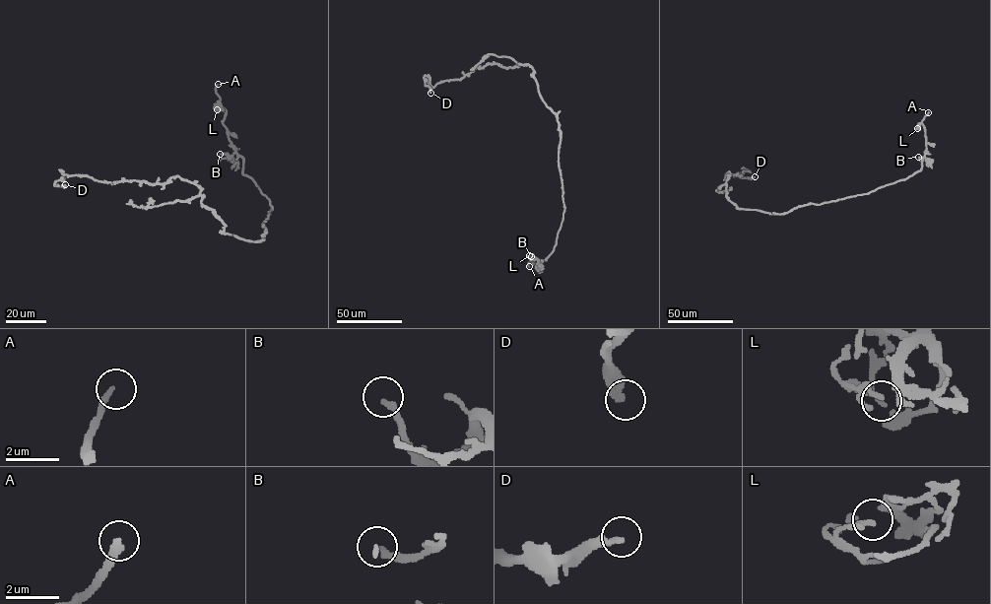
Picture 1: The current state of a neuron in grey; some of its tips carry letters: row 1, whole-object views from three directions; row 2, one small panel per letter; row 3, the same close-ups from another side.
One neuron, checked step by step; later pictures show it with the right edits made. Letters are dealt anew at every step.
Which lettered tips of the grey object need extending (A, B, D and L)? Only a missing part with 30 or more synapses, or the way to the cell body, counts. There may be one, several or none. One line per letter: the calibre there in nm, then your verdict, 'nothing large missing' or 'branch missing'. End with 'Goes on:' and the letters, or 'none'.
A: 240 nm thick; branch missing
B: 200 nm thick; nothing large missing
D: 300 nm thick; nothing large missing
L: 140 nm thick; nothing large missing
Goes on: A

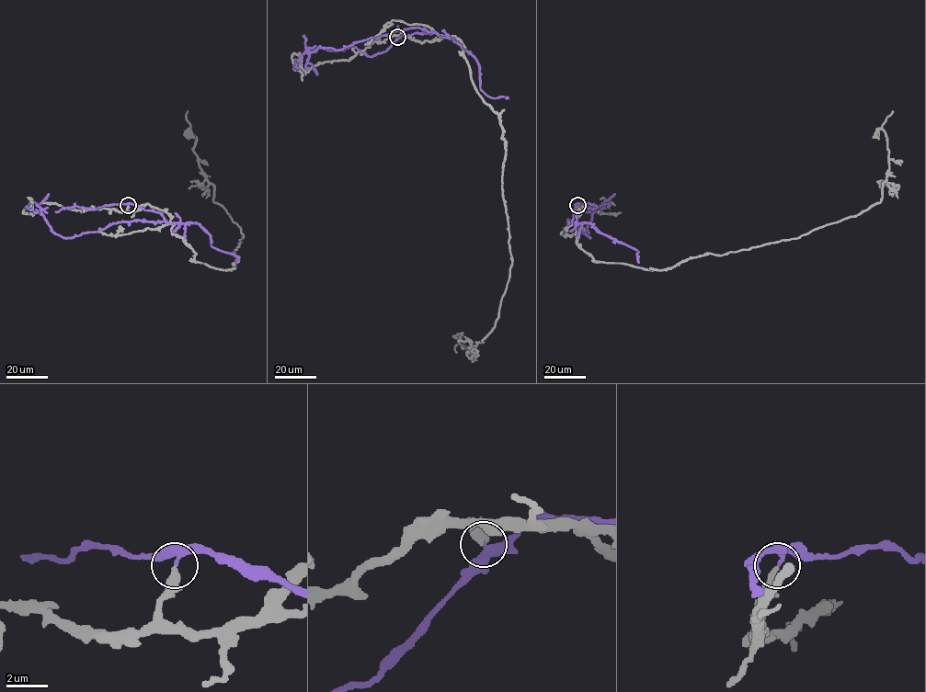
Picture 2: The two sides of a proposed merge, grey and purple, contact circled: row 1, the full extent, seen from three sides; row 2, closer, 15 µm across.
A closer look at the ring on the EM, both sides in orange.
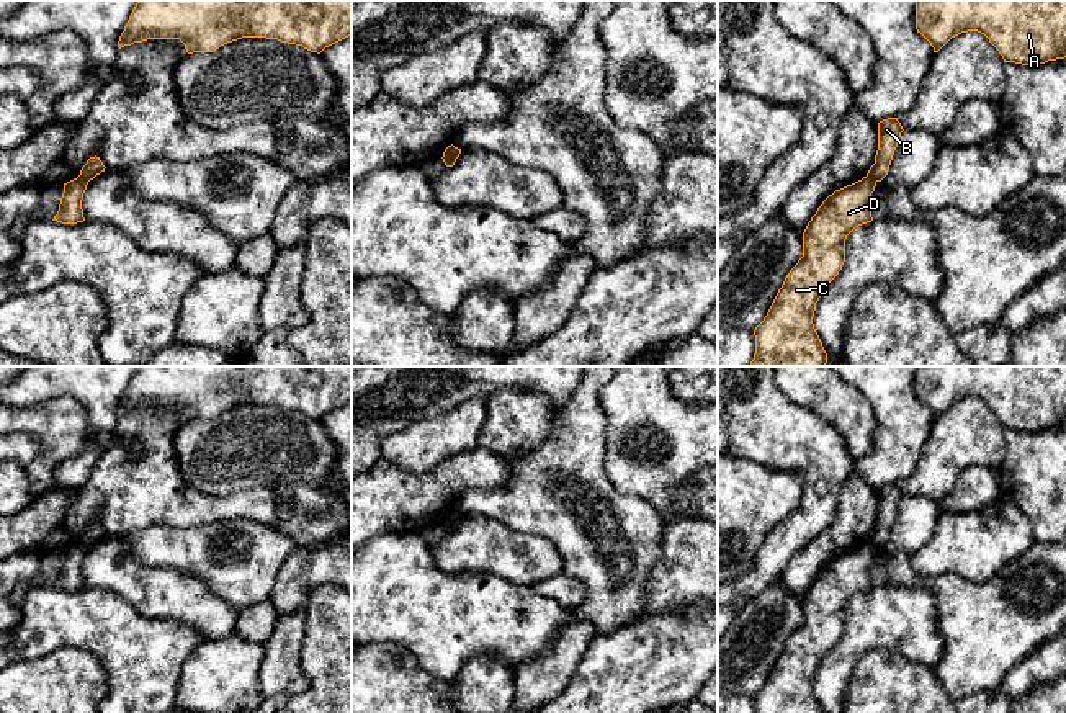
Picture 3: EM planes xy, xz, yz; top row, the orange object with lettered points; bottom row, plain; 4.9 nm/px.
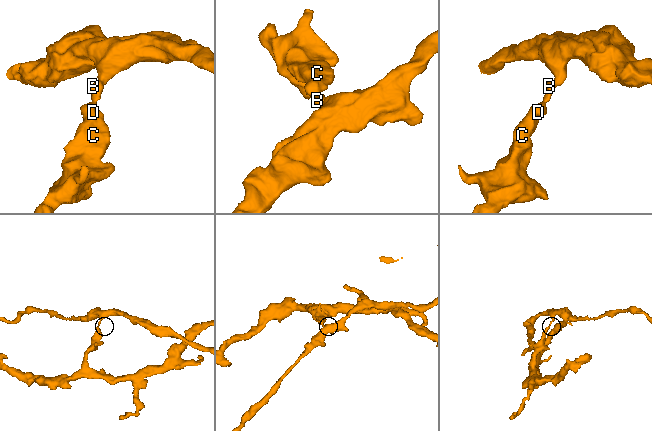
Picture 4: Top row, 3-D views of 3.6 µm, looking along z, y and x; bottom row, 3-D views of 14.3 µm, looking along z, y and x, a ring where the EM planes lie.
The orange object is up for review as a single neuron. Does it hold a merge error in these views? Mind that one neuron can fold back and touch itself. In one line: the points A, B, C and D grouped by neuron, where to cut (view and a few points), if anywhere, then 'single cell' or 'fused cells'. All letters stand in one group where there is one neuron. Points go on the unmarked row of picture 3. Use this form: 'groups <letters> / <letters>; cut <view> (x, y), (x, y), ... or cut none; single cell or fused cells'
groups A B / C D; cut xy (79, 542), (87, 548); fused cells

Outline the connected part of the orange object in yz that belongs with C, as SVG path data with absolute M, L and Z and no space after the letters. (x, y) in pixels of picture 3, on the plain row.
M870 543L835 556L817 574L803 599L803 623L786 641L767 682L755 693L755 713L822 713L814 695L816 669L845 628L845 605L858 592L871 589L870 566L876 548Z

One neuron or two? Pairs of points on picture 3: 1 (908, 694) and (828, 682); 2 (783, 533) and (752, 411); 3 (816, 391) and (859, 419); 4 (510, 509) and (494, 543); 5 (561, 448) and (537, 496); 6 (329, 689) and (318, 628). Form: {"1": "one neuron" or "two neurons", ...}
{"1": "two neurons", "2": "one neuron", "3": "one neuron", "4": "two neurons", "5": "one neuron", "6": "one neuron"}

